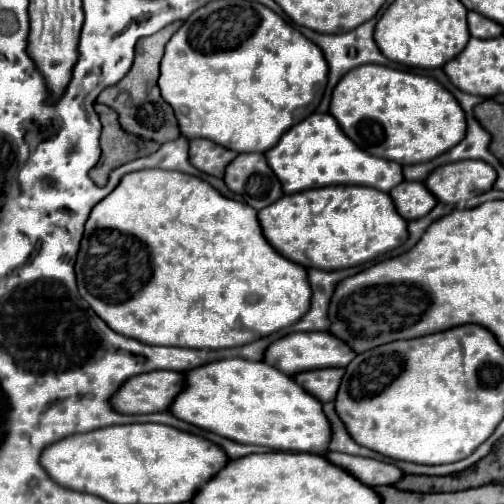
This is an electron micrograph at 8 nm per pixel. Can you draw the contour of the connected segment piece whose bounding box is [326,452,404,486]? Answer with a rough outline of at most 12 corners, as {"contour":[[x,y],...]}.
{"contour":[[328,452],[330,462],[368,486],[396,484],[404,472],[388,462]]}

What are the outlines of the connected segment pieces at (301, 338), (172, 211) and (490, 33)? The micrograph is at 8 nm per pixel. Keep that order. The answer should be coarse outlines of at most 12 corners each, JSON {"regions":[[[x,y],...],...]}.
{"regions":[[[328,332],[272,342],[264,362],[284,374],[346,368],[356,352]],[[140,170],[94,206],[78,290],[144,344],[290,328],[306,268],[256,210]],[[468,12],[468,30],[476,38],[496,38],[502,24]]]}

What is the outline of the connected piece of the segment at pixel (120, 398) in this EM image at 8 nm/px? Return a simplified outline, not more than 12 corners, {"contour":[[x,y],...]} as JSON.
{"contour":[[158,370],[130,378],[112,398],[120,414],[172,406],[184,374]]}

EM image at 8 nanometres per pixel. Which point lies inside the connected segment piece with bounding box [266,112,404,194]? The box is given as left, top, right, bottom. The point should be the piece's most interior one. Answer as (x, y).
(316, 152)

